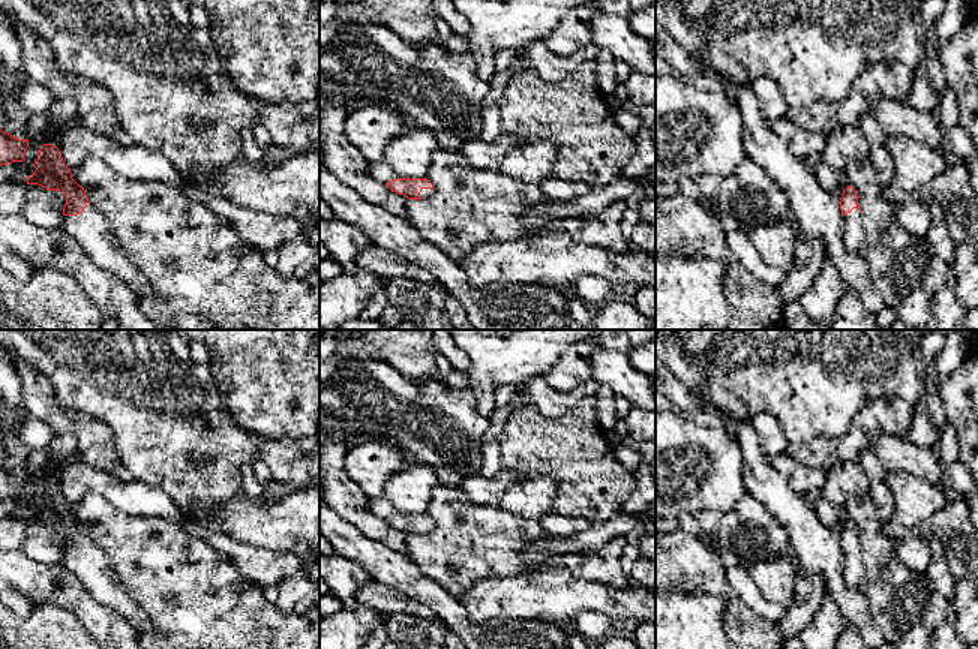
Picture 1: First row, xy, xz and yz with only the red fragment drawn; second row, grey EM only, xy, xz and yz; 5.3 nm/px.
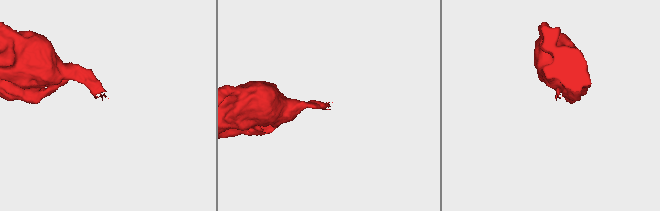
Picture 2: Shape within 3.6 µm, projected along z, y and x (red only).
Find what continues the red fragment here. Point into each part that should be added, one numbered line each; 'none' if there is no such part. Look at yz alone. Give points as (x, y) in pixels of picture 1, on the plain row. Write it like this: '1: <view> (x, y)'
1: yz (852, 565)

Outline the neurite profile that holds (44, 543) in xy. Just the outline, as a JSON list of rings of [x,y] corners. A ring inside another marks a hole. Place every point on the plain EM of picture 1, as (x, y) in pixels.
[[[27,520],[24,552],[38,562],[62,564],[66,532],[60,526],[46,526],[39,520]]]

